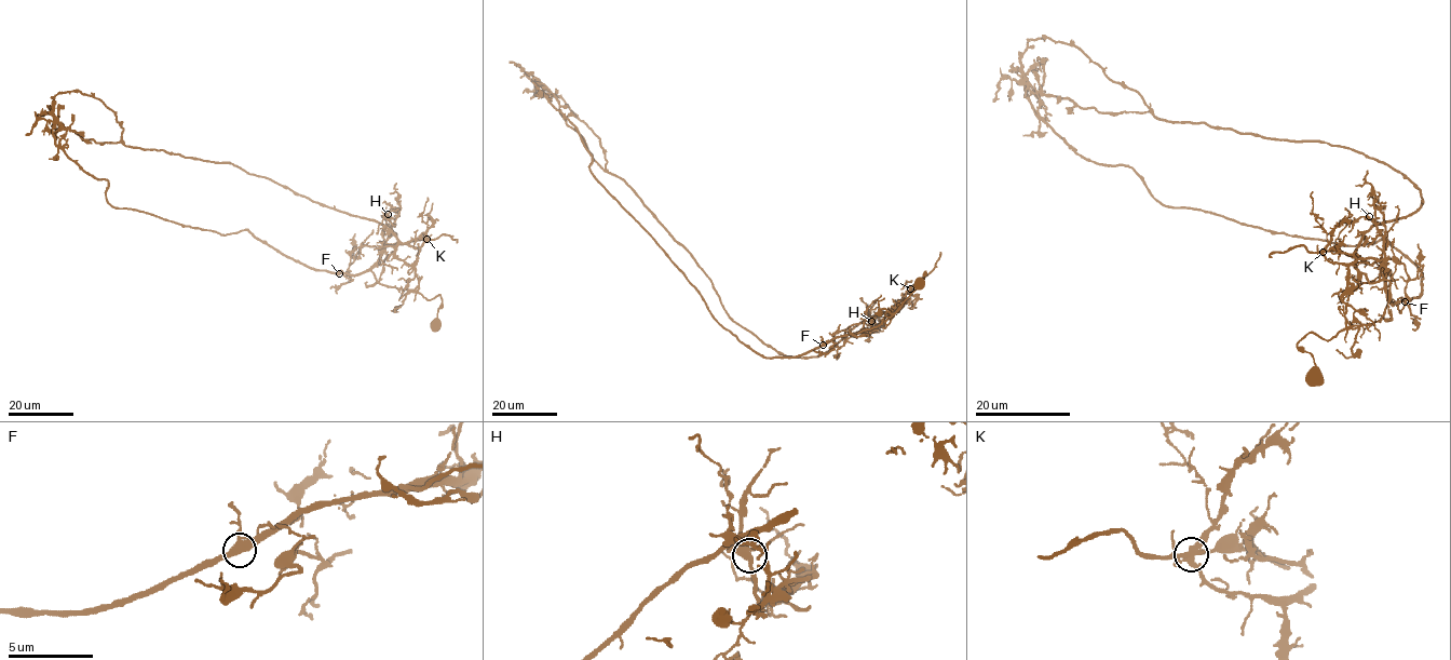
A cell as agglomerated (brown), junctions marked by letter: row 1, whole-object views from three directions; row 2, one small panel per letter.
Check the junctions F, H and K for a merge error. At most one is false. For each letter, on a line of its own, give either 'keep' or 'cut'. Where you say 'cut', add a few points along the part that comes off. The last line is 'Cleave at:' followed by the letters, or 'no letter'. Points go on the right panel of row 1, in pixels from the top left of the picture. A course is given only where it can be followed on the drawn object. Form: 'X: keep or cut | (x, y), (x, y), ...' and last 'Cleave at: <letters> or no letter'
F: keep
H: keep
K: cut | (1323, 252), (1356, 258), (1361, 237), (1418, 210), (1421, 191), (1323, 142), (1099, 112), (1009, 77), (993, 102)
Cleave at: K

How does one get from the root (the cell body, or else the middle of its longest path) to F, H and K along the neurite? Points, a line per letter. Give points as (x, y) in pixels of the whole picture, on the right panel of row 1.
F: (1314, 375), (1313, 358), (1297, 346), (1310, 333), (1331, 339), (1377, 322), (1387, 297), (1405, 301)
H: (1314, 375), (1313, 358), (1297, 345), (1345, 326), (1342, 297), (1357, 286), (1357, 246), (1385, 230), (1369, 216)
K: (1314, 375), (1313, 358), (1297, 345), (1310, 333), (1334, 337), (1346, 310), (1347, 267), (1323, 252)

